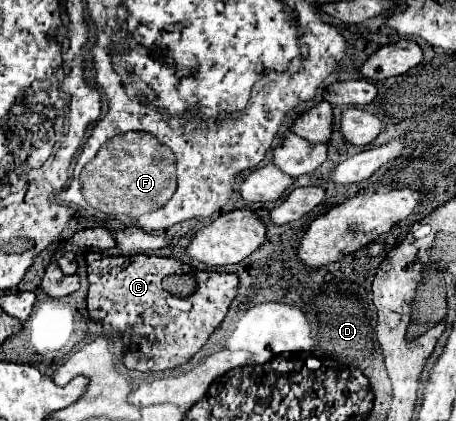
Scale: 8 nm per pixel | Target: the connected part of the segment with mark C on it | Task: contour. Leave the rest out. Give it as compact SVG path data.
M89 253L87 255L87 273L89 273L89 295L87 295L87 309L89 309L89 315L93 321L105 321L109 325L113 325L117 331L123 333L123 341L125 345L129 343L137 343L139 345L139 351L125 351L125 365L129 369L137 369L137 371L163 371L163 369L175 369L183 363L187 363L209 339L209 335L221 327L221 321L225 319L233 299L237 297L237 287L239 287L239 277L235 273L215 273L215 271L197 271L197 283L199 283L199 289L195 291L195 295L191 297L175 297L175 295L169 295L163 287L161 287L161 281L163 281L163 275L169 275L165 273L165 265L163 263L169 263L169 261L175 261L171 257L155 257L155 255L99 255L99 253Z

